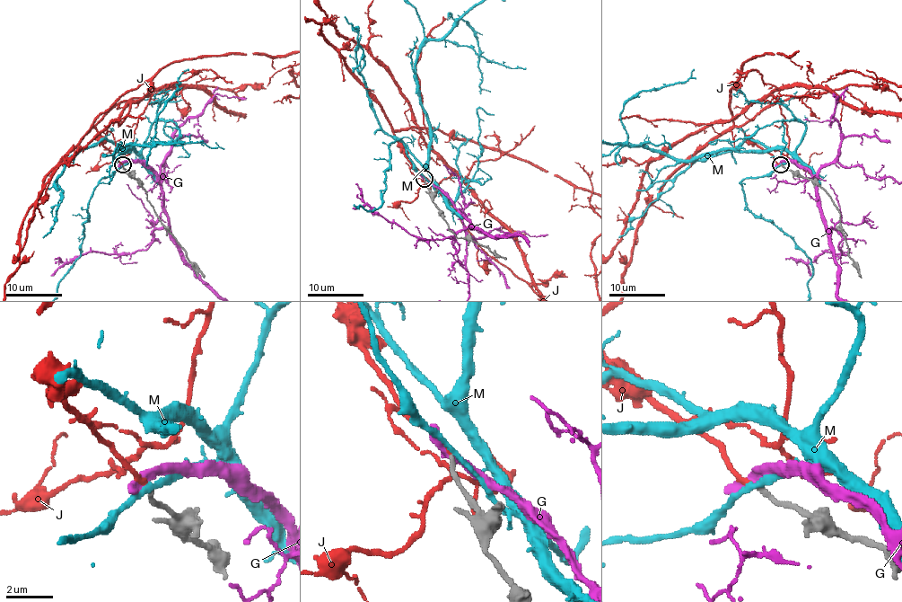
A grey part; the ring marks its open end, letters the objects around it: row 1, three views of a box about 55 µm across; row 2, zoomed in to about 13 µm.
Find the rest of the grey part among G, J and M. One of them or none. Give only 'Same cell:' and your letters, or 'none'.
Same cell: J

